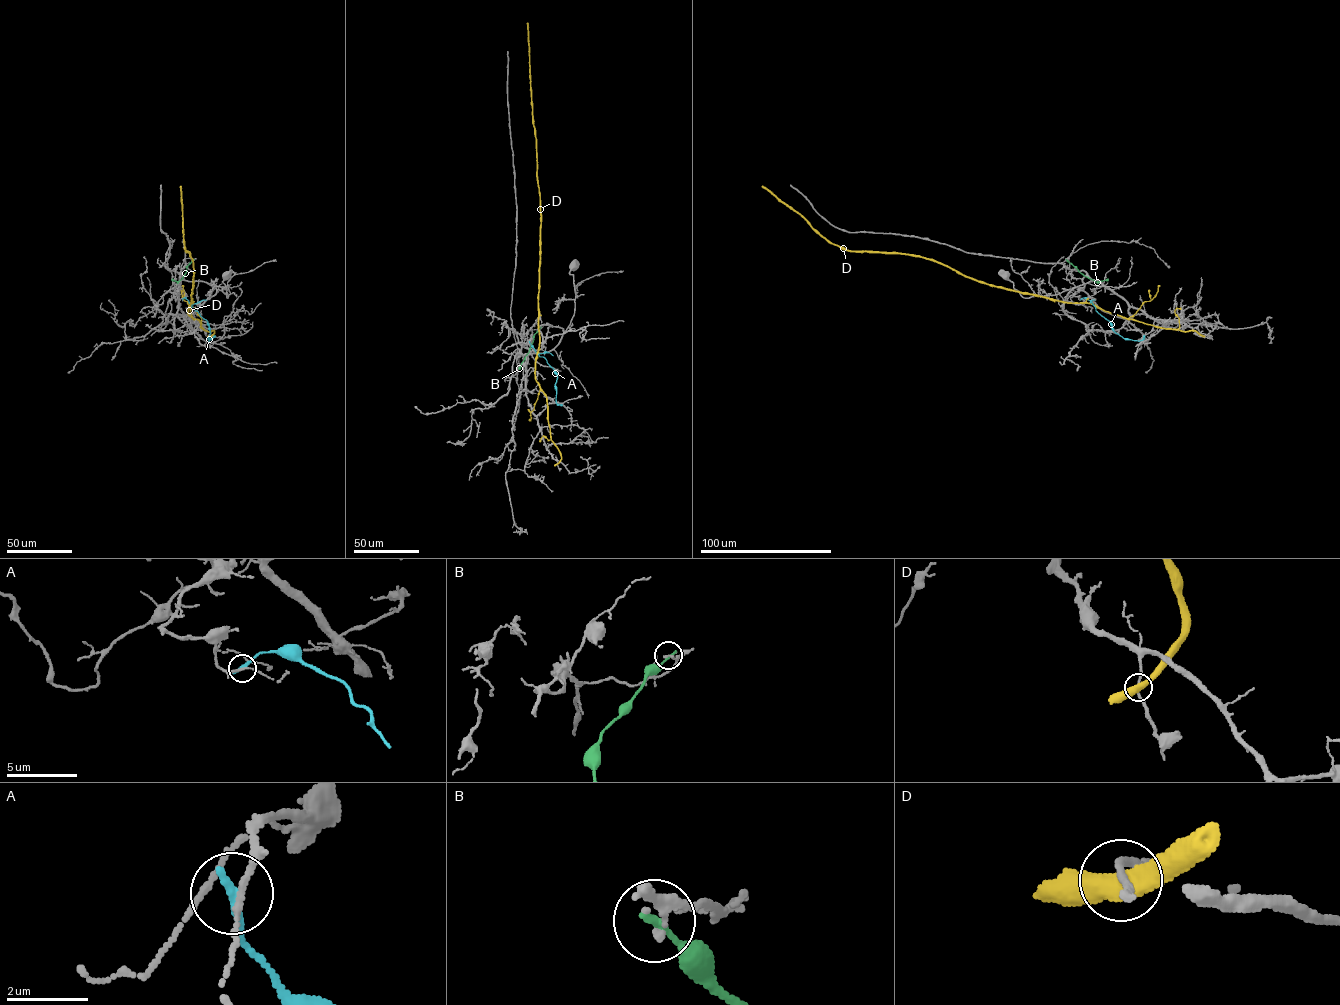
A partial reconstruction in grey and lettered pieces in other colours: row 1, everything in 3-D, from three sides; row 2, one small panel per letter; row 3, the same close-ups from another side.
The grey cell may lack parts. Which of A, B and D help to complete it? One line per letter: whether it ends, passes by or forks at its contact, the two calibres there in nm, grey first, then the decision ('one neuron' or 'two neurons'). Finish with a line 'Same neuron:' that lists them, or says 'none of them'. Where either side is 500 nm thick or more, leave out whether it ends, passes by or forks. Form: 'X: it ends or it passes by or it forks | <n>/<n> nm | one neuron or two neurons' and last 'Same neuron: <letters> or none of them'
A: it ends | 130/260 nm | two neurons
B: it ends | 140/190 nm | two neurons
D: 170/500 nm | two neurons
Same neuron: none of them

